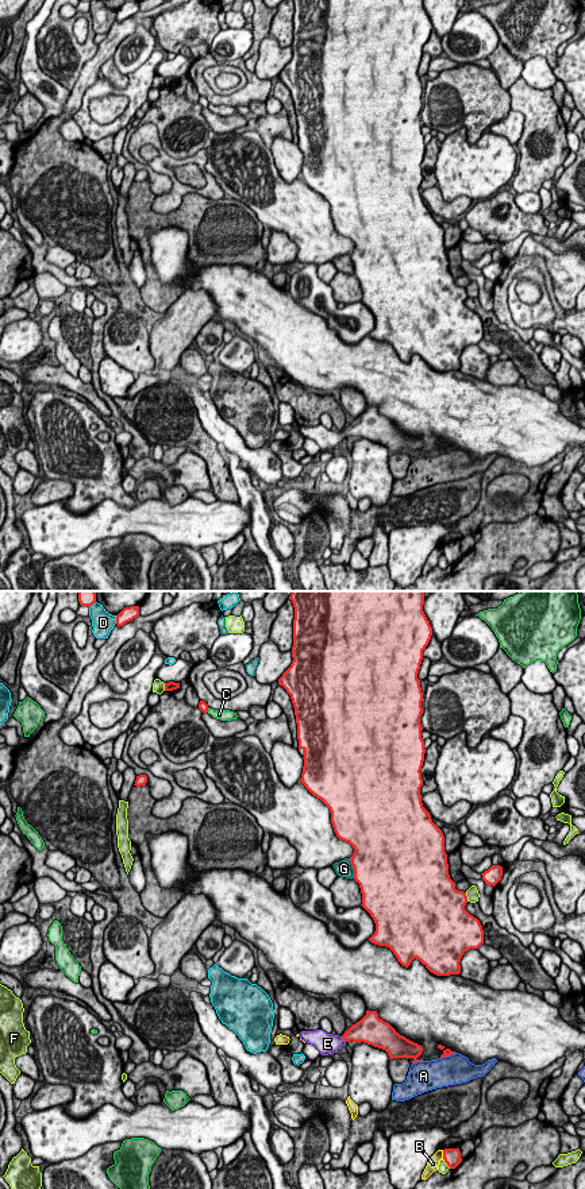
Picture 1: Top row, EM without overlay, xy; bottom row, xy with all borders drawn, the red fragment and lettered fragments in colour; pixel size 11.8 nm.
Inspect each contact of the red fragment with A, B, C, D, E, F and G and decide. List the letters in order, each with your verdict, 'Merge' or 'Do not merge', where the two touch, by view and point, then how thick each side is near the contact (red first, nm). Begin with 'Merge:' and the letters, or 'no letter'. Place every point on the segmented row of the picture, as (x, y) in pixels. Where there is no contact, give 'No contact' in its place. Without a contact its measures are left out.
Merge: E
A: Do not merge. Touches red at xy (416, 1061). Thickness 260 nm (red) against 380 nm
B: Do not merge. Touches red at xy (443, 1154). Thickness 200 nm (red) against 130 nm
C: Do not merge. Touches red at xy (207, 710). Thickness 120 nm (red) against 130 nm
D: Do not merge. Touches red at xy (116, 620). Thickness 170 nm (red) against 280 nm
E: Merge. Touches red at xy (343, 1038). Thickness 260 nm (red) against 260 nm
F: Do not merge. Touches red at xy (446, 1162). Thickness 200 nm (red) against 130 nm
G: Do not merge. Touches red at xy (353, 868). Thickness 500 nm (red) against 200 nm

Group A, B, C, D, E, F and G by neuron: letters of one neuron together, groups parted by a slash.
A / B G / C / D / E / F

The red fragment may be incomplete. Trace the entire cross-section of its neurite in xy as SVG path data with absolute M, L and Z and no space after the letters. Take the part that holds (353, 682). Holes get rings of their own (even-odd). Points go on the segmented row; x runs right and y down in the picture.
M292 591L289 599L295 607L293 661L278 679L278 684L290 695L295 707L299 749L304 750L304 767L300 781L313 796L320 799L330 808L331 823L336 837L354 848L350 861L354 869L354 880L359 884L362 893L361 906L370 914L376 923L376 931L369 941L374 945L389 947L397 961L405 968L416 958L431 973L436 976L450 976L461 973L459 962L467 950L478 949L484 943L484 930L480 920L465 910L467 903L466 892L458 891L449 875L444 835L432 822L430 812L422 803L420 788L423 785L423 779L420 771L426 749L420 723L423 692L417 673L423 660L423 651L432 636L432 628L423 611L424 592L426 591Z

